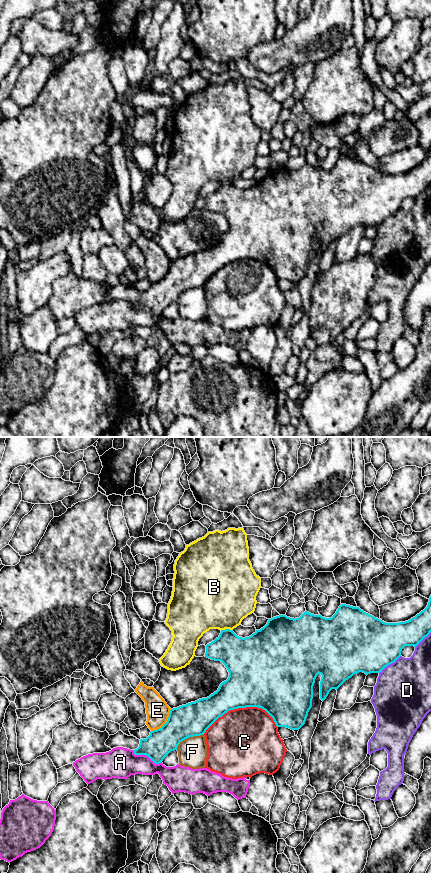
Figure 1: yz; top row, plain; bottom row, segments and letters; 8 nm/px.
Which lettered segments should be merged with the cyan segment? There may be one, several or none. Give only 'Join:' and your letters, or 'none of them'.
Join: none of them

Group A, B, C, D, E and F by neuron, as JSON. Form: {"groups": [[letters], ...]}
{"groups": [["A"], ["B"], ["C"], ["D"], ["E"], ["F"]]}

